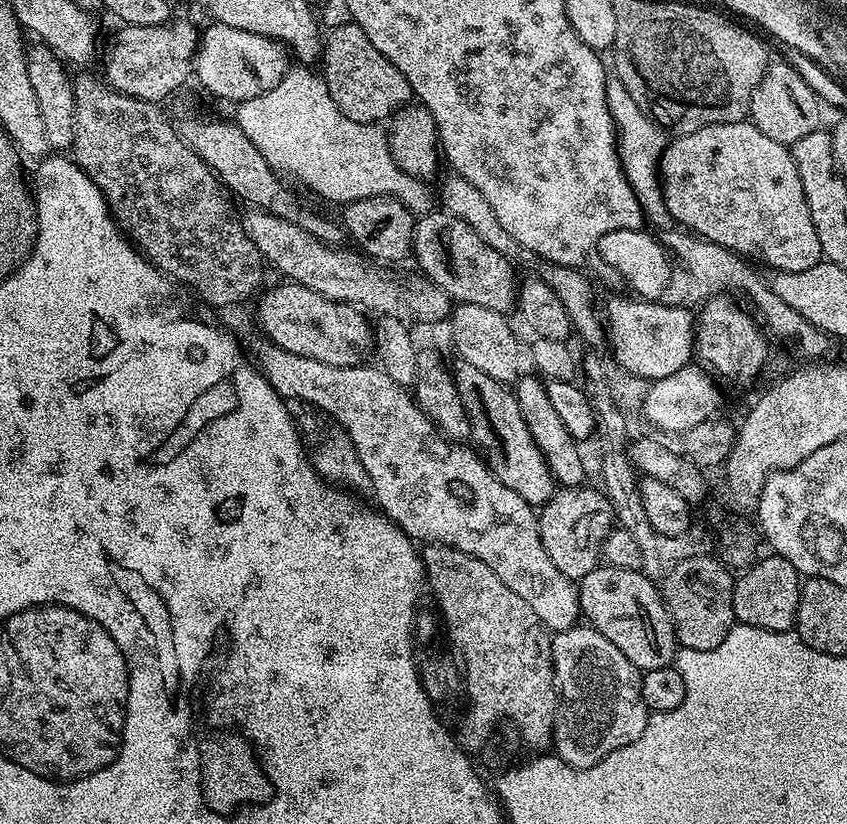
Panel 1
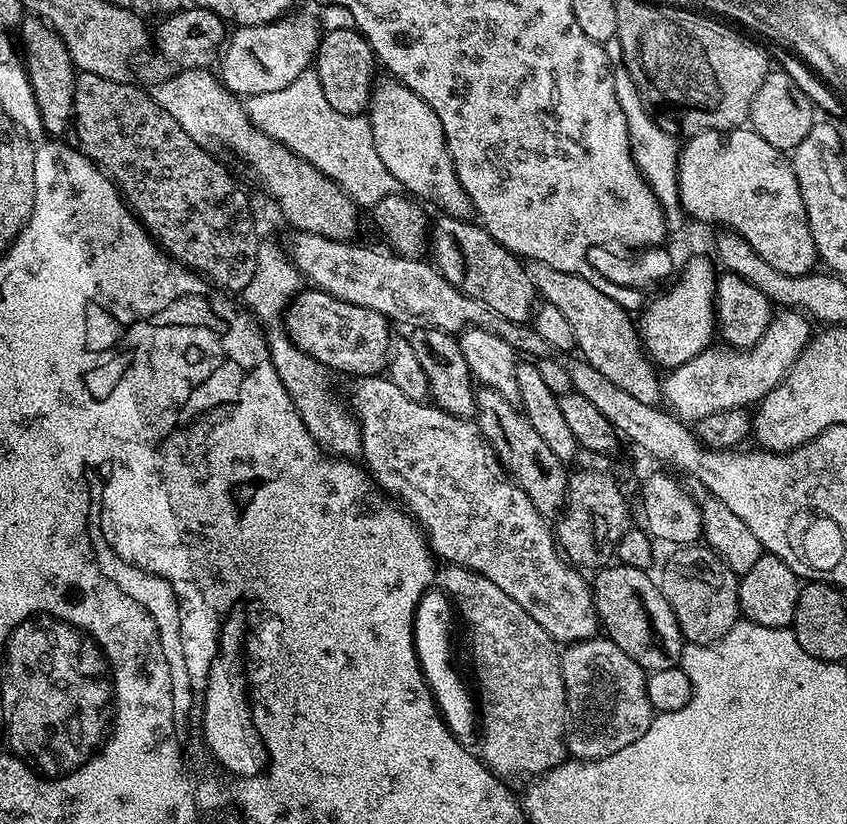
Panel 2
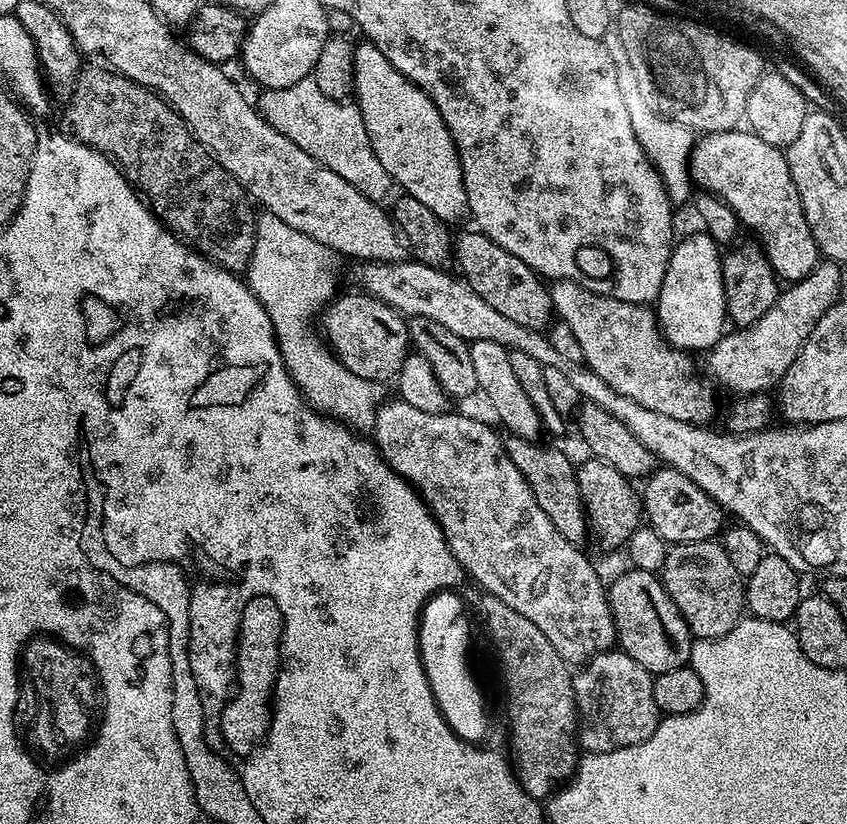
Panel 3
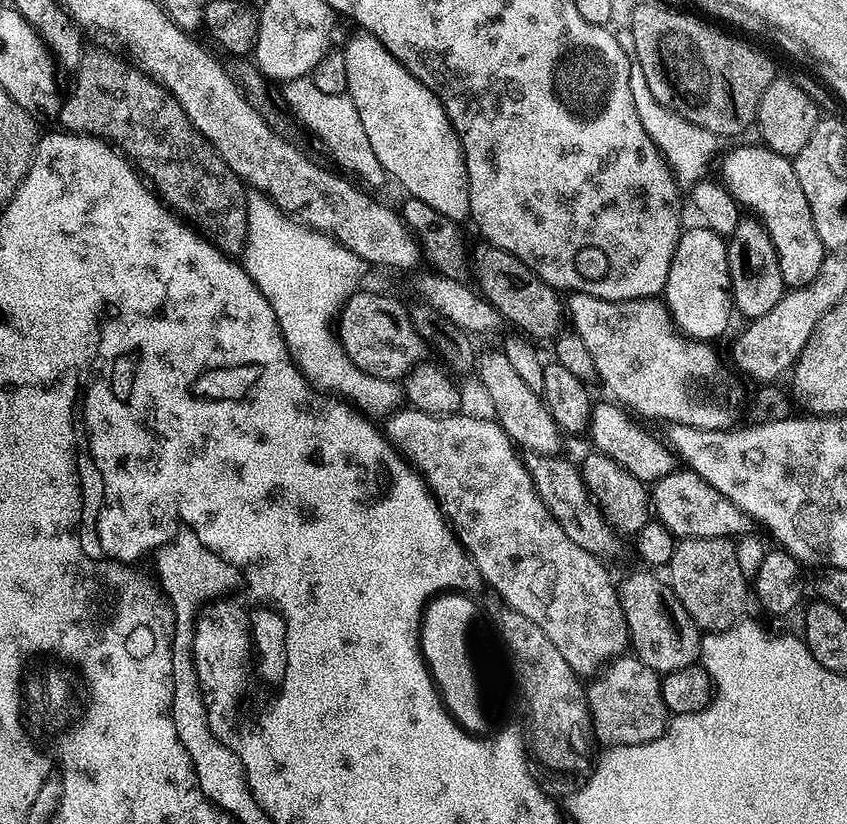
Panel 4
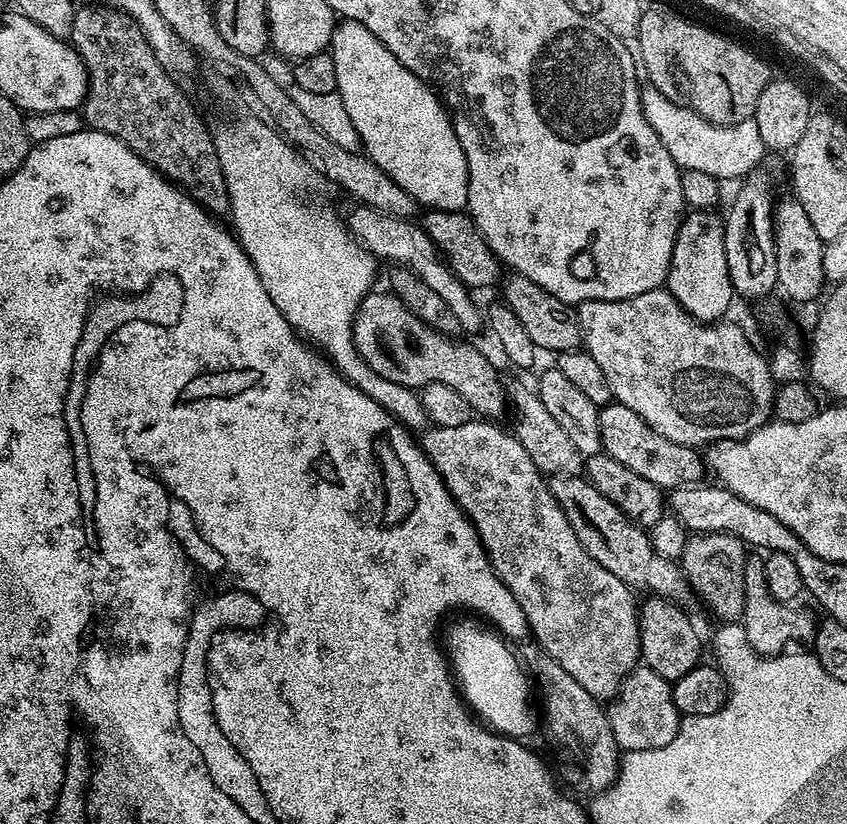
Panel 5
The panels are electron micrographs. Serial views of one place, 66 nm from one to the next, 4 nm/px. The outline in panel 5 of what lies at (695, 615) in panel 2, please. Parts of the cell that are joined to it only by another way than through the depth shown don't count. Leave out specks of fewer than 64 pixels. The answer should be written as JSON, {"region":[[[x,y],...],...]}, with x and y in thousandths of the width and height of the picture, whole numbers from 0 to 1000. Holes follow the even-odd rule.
{"region":[[[856,646],[813,649],[800,681],[803,692],[821,727],[828,728],[847,748],[847,754],[869,755],[877,749],[881,731],[878,683],[883,674],[881,661]]]}

